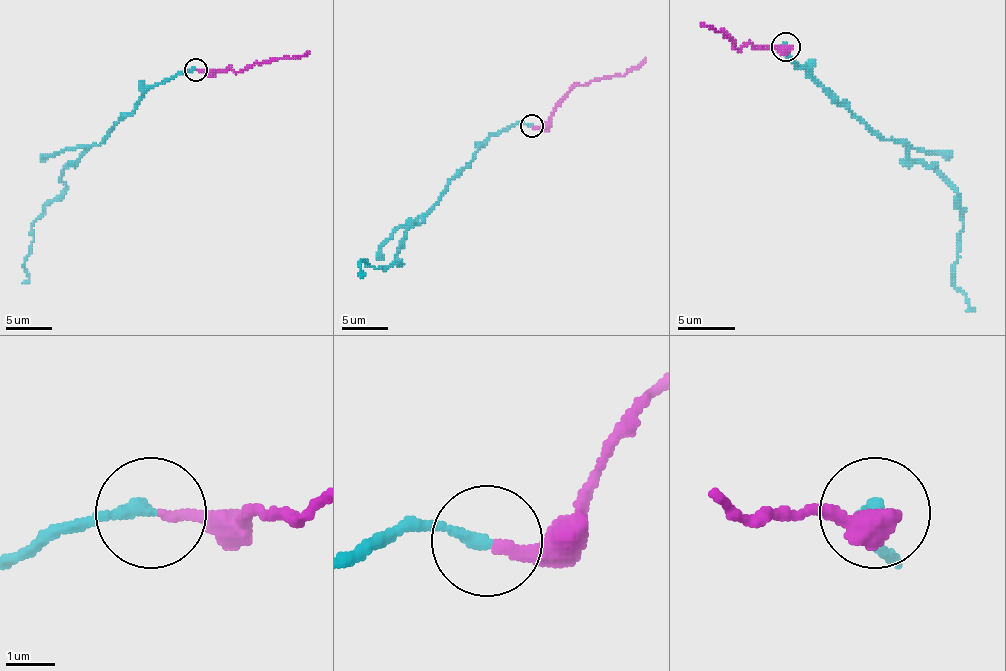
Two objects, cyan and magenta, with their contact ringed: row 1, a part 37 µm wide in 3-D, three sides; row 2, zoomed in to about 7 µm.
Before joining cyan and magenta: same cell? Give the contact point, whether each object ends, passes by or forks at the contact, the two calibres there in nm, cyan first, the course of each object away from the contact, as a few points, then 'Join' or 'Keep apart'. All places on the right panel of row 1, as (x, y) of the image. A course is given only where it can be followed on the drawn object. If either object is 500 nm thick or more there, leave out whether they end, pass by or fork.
Place: (785, 46). At the ring cyan ends. At the ring magenta ends. Thickness 280 nm (cyan) against 240 nm. Course of cyan: (786, 46), (855, 117), (897, 140), (957, 194), (963, 222), (954, 285), (972, 311). Course of magenta: (786, 46), (746, 43), (738, 48), (723, 31), (701, 23). Join

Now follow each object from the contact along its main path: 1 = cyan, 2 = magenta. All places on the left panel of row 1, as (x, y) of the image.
1: (196, 69), (155, 83), (63, 170), (63, 189), (31, 228), (29, 278), (22, 283)
2: (196, 69), (231, 67), (238, 72), (256, 63), (309, 51)

